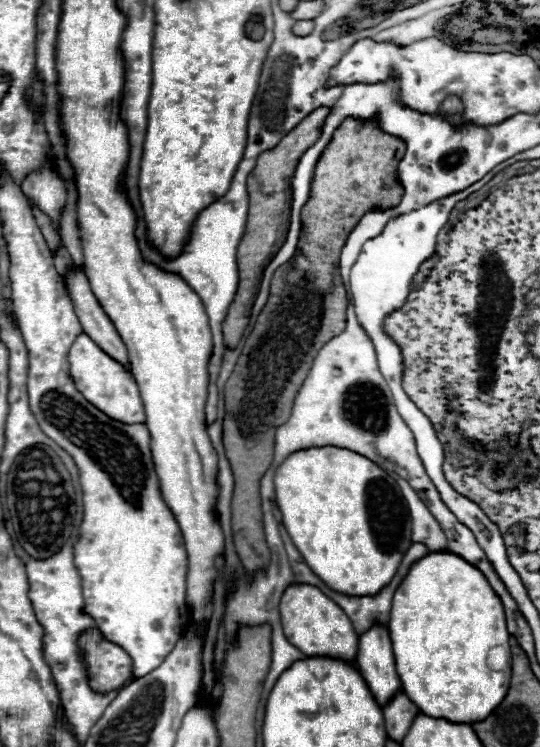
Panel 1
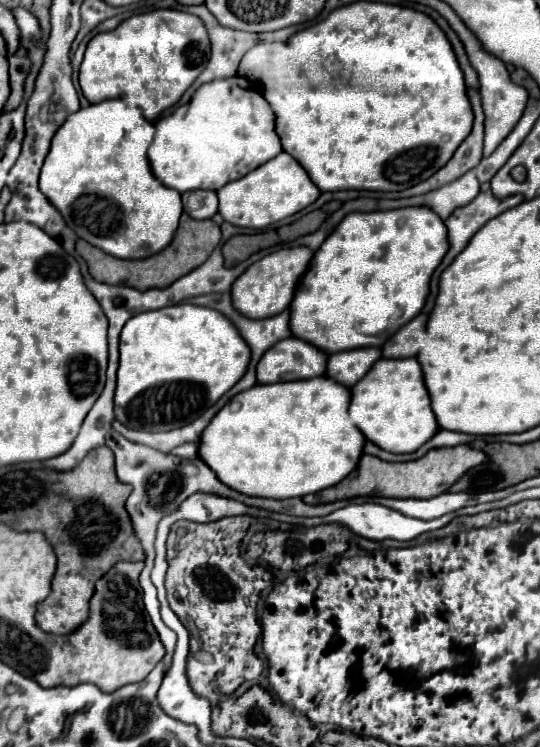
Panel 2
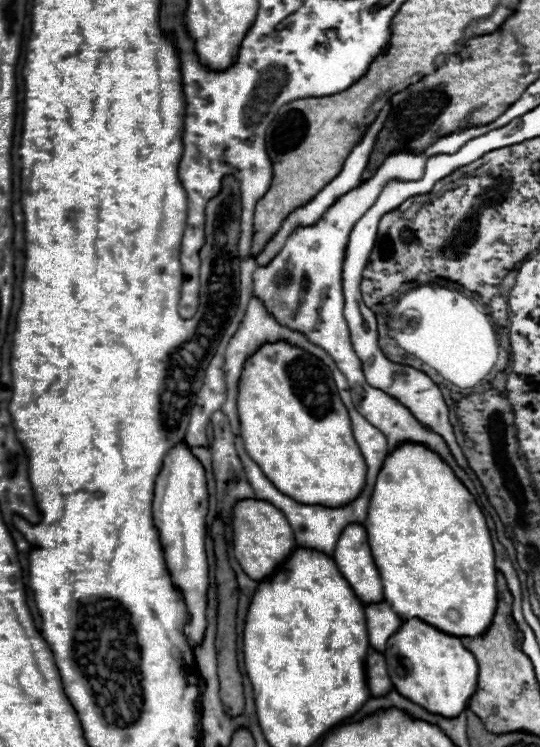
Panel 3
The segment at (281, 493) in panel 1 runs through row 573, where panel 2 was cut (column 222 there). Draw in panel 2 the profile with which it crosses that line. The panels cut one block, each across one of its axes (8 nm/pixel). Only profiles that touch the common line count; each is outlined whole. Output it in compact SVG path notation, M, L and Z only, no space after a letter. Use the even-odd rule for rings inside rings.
M184 302L142 312L130 318L120 334L116 420L146 432L182 428L214 406L246 374L250 358L238 328L214 308Z

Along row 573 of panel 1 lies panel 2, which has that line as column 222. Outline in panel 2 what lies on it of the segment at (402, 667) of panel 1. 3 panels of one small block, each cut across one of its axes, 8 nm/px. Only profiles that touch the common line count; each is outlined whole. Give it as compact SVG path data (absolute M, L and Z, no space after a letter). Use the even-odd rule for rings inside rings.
M318 376L318 378L308 378L308 380L294 380L294 382L276 382L276 384L256 384L254 388L236 394L214 418L212 422L206 426L206 430L202 432L200 438L200 458L204 462L208 462L208 466L216 472L216 476L220 476L220 480L224 480L224 484L228 484L230 488L236 488L238 492L244 492L248 496L260 496L260 498L276 498L276 500L286 500L286 498L296 498L296 496L306 496L306 494L314 494L320 492L324 488L336 486L338 482L342 482L360 462L362 454L364 454L364 444L366 438L360 432L360 428L356 428L356 424L352 422L350 414L350 390L344 384L336 384L336 380L328 378L328 376Z

